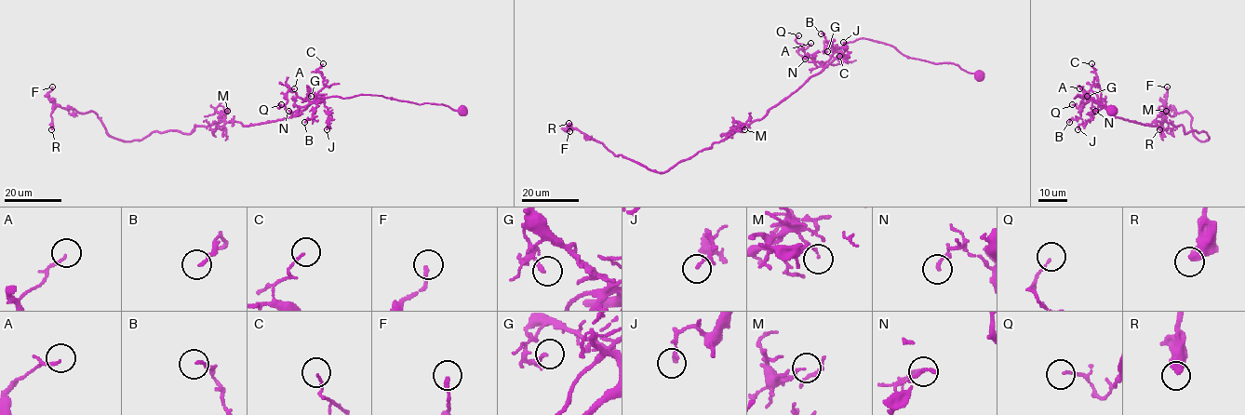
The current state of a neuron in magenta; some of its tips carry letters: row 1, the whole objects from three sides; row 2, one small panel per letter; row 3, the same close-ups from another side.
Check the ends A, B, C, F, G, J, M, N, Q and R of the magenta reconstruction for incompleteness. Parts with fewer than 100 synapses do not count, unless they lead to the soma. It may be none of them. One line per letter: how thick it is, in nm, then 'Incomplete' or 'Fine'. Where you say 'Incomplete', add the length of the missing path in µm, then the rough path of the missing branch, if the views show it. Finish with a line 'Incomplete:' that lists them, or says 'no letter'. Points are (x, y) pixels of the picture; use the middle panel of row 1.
A: Thickness 130 nm. Fine
B: Thickness 140 nm. Fine
C: Thickness 100 nm. Fine
F: Thickness 180 nm. Fine
G: Thickness 170 nm. Fine
J: Thickness 170 nm. Fine
M: Thickness 110 nm. Fine
N: Thickness 150 nm. Fine
Q: Thickness 90 nm. Fine
R: Thickness 440 nm. Fine
Incomplete: no letter

